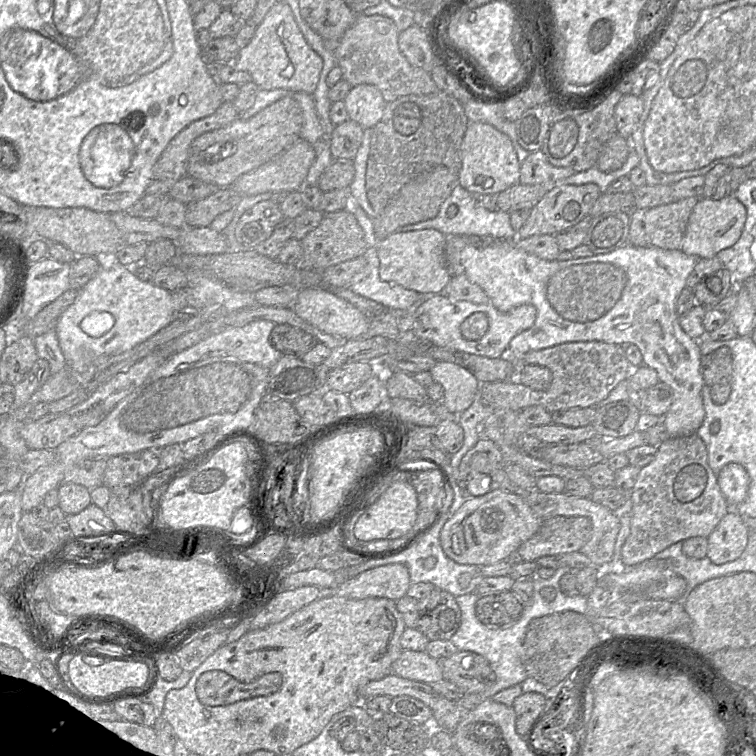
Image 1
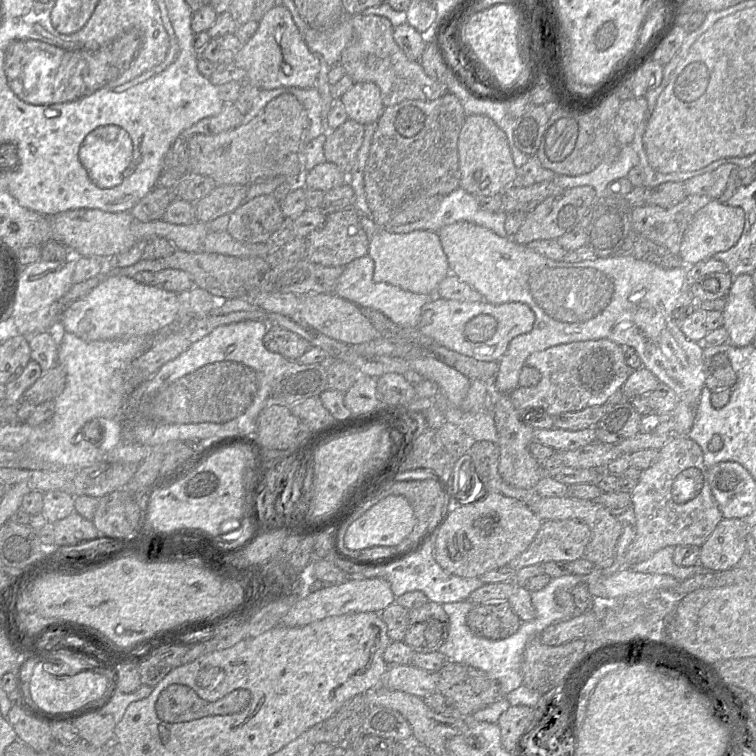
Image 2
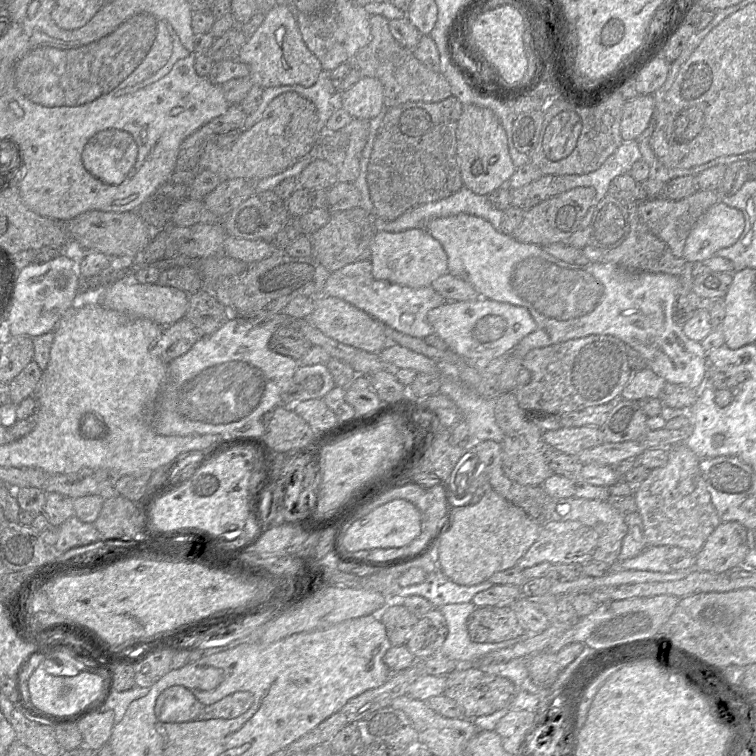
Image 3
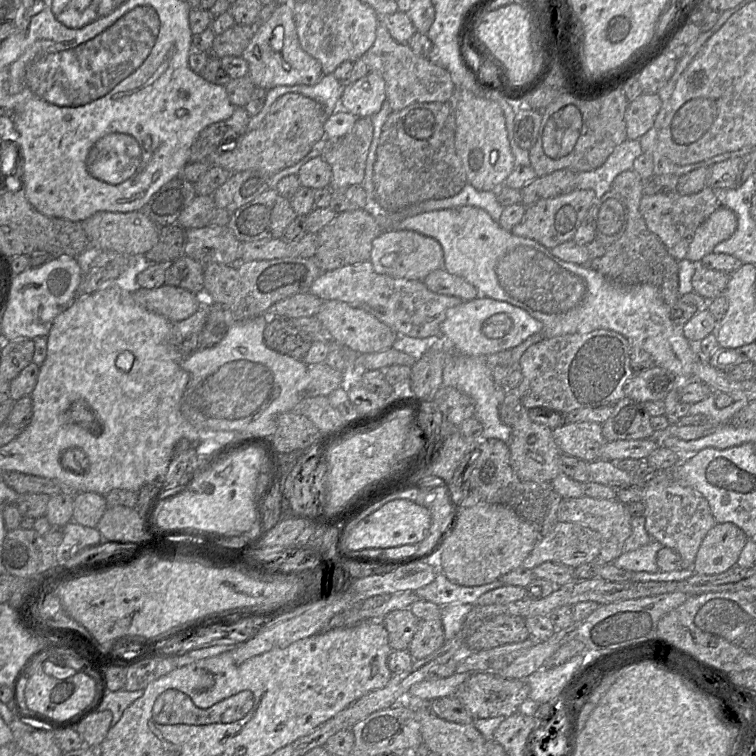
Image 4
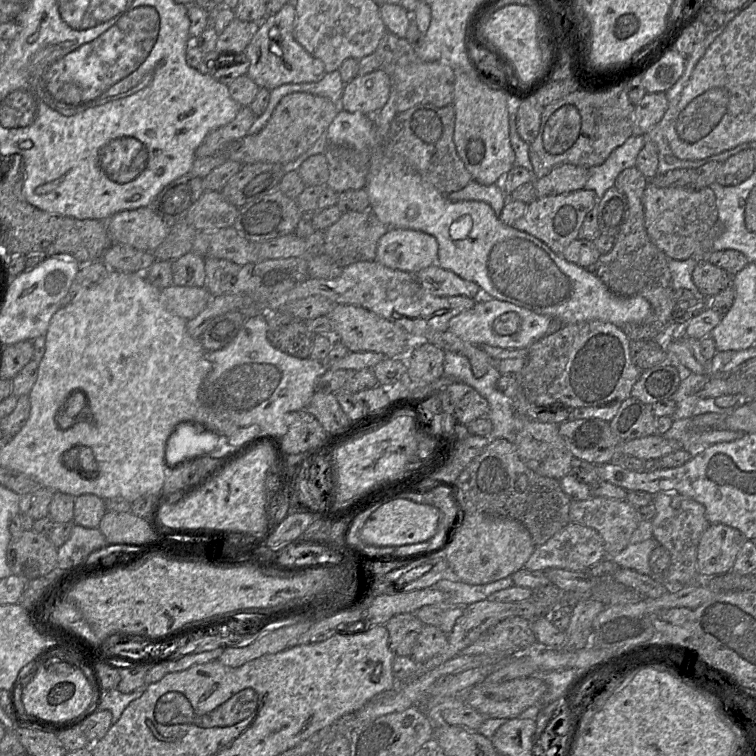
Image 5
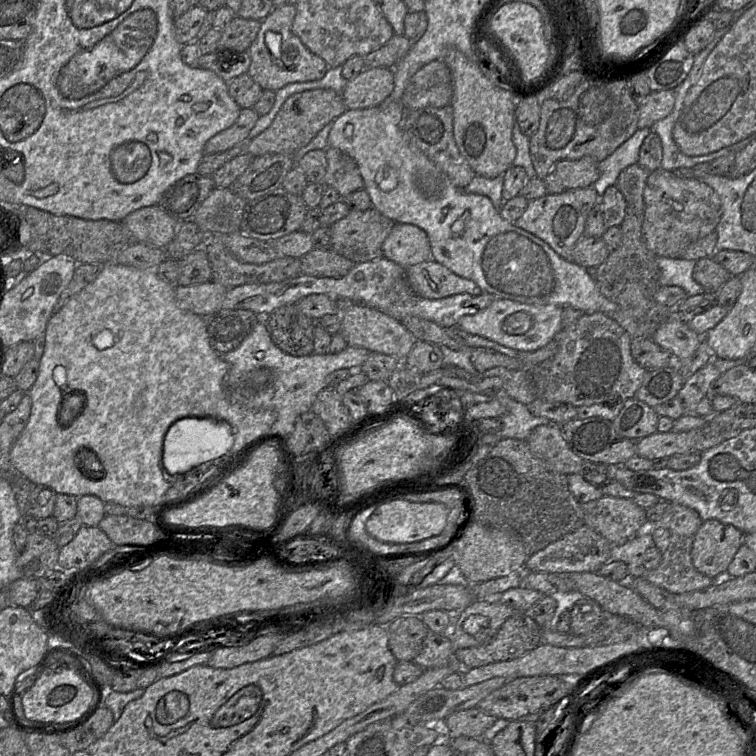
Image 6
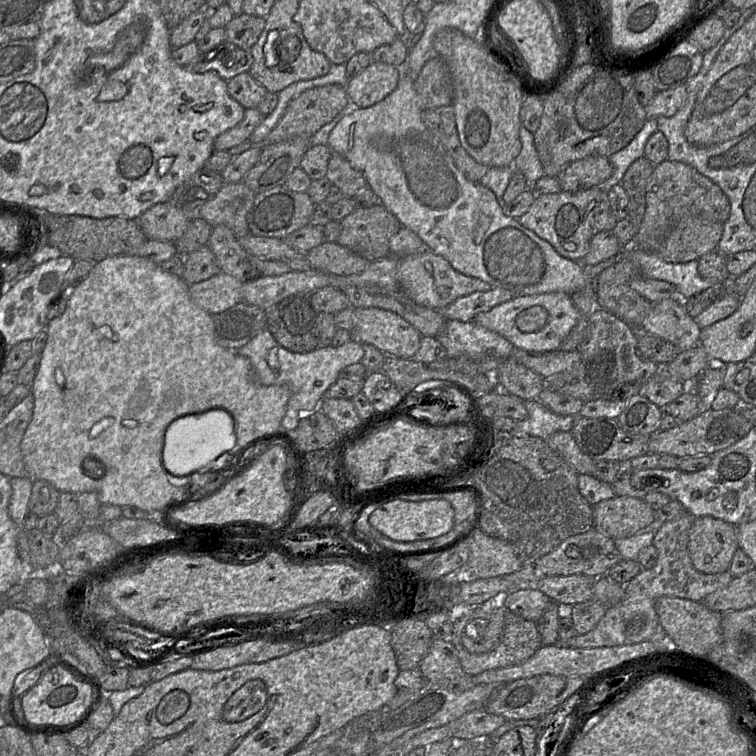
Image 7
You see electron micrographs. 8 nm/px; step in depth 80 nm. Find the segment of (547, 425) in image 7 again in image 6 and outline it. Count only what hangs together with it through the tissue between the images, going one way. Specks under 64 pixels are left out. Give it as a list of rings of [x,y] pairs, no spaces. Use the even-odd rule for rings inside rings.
[[[504,392],[494,396],[504,407],[504,414],[499,417],[502,420],[503,438],[526,440],[537,426],[554,423],[545,417],[534,415],[526,404],[515,401]]]

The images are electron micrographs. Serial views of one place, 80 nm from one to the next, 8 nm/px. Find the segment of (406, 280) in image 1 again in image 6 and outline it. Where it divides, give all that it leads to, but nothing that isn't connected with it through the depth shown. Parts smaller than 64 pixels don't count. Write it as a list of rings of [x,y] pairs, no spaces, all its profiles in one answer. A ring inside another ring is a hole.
[[[395,224],[382,245],[382,253],[403,268],[431,259],[426,232],[411,224]]]

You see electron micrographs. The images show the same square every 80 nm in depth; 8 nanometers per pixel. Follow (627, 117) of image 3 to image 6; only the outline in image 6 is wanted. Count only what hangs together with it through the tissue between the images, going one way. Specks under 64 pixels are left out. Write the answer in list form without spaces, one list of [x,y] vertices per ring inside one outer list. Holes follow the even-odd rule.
[[[674,90],[652,91],[638,106],[638,129],[651,127],[656,121],[667,117],[673,110],[675,104]]]

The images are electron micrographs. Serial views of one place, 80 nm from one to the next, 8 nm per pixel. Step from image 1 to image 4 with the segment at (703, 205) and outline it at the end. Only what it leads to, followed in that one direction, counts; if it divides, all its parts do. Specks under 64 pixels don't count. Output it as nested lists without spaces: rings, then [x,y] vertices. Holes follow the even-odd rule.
[[[719,206],[696,230],[686,258],[693,262],[713,252],[714,247],[730,238],[737,229],[737,216],[733,210]]]

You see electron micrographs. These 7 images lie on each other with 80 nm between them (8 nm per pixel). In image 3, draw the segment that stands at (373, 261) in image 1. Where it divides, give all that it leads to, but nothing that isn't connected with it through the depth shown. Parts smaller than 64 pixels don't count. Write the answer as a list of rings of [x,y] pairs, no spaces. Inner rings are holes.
[[[370,260],[350,263],[331,272],[322,290],[322,295],[345,300],[385,326],[420,339],[434,333],[427,320],[428,312],[447,302],[431,286],[412,288],[376,279],[372,274]]]

